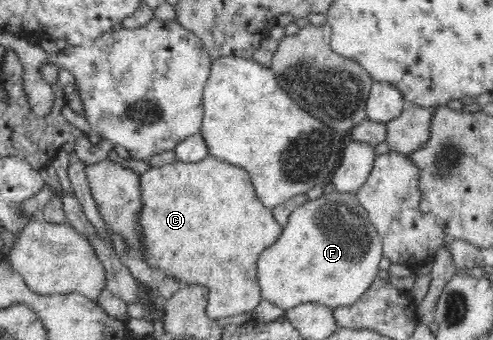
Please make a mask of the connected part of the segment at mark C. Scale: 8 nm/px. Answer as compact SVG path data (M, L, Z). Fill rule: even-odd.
M210 155L200 162L185 163L178 160L161 167L151 167L139 176L140 202L138 229L142 233L142 254L134 251L135 259L142 259L150 270L162 270L166 278L176 278L180 286L207 288L206 315L213 319L231 316L236 320L252 313L260 304L262 295L258 286L256 260L282 234L282 227L274 219L271 209L260 204L255 196L251 178L244 169L226 164Z

